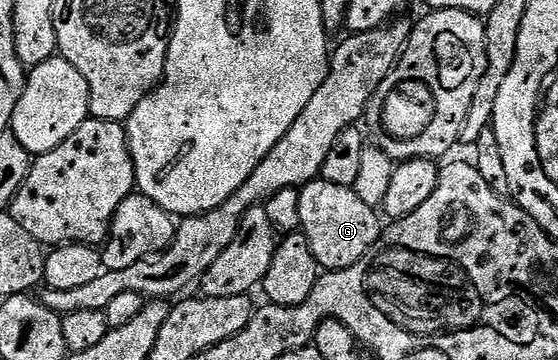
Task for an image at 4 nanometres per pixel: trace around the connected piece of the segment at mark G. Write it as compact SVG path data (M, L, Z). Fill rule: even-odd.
M321 180L307 182L301 187L300 227L323 271L343 270L356 264L374 246L380 237L379 211L364 204L358 193L348 186L328 184Z

